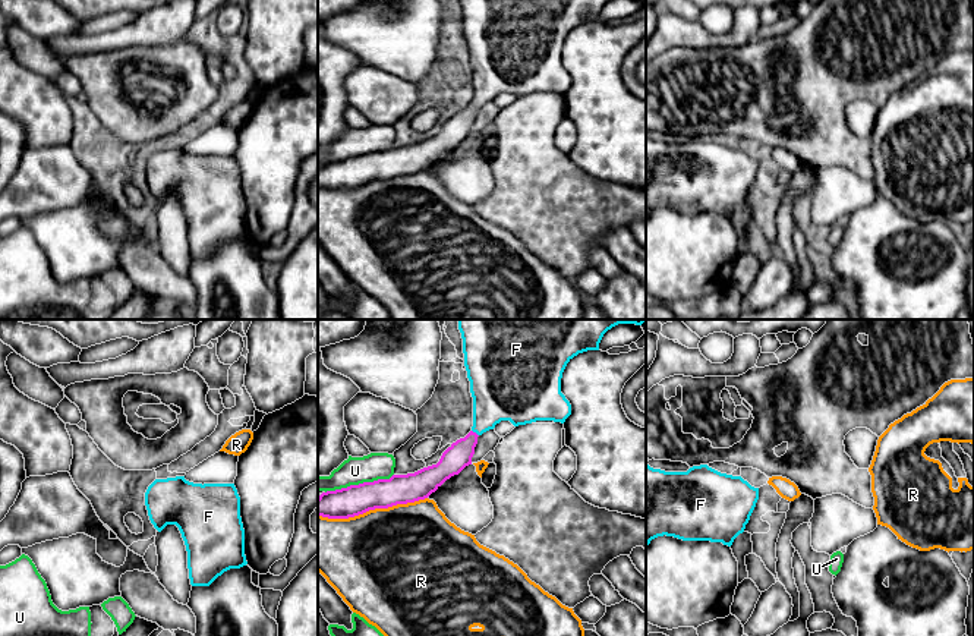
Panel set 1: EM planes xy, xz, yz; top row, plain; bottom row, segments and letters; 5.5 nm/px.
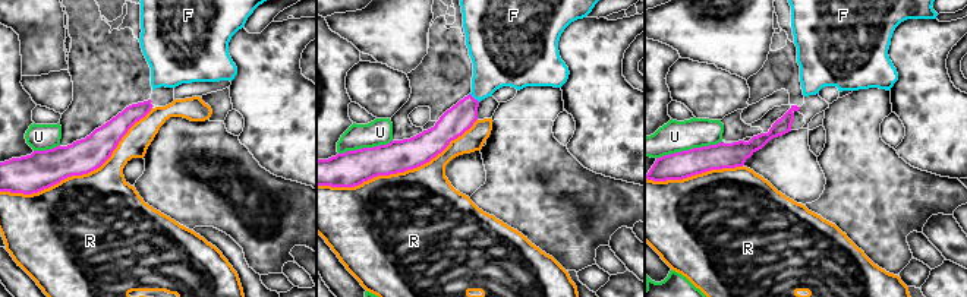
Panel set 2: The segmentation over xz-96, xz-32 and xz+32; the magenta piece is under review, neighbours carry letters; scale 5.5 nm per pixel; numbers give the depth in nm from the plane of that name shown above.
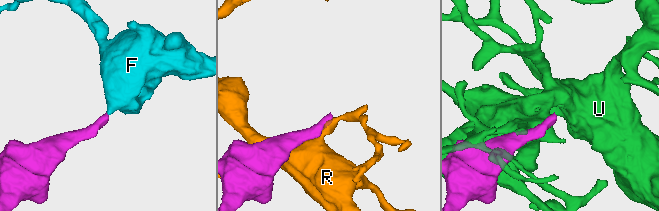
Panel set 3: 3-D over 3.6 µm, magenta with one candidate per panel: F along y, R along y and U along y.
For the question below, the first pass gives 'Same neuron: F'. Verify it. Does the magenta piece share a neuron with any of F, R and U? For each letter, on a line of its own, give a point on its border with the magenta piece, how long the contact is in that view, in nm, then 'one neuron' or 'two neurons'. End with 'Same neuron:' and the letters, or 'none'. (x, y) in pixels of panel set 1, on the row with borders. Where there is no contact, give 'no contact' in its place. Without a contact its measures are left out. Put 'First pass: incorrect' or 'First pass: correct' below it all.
F: meets magenta in xz at (475, 433); contact 50 nm long; one neuron
R: meets magenta in xz at (372, 509); contact 600 nm long; two neurons
U: meets magenta in xz at (359, 484); contact 400 nm long; two neurons
Same neuron: F
First pass: correct

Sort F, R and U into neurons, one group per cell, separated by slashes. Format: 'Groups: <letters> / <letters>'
Groups: F / R / U

